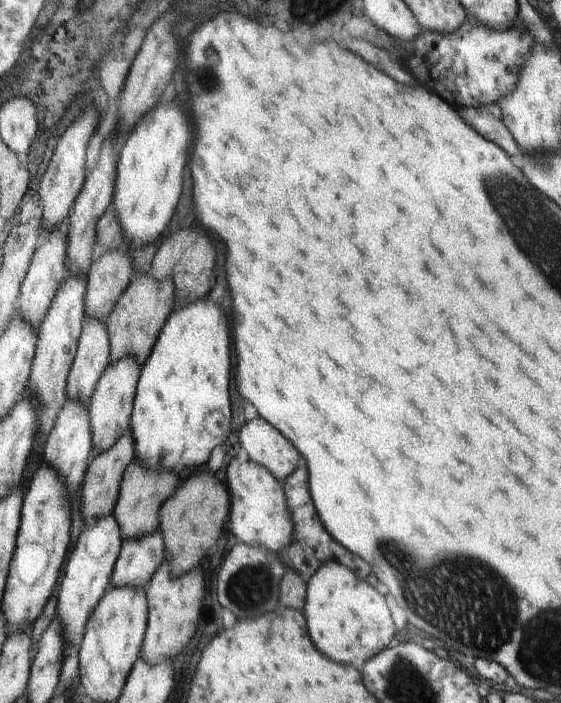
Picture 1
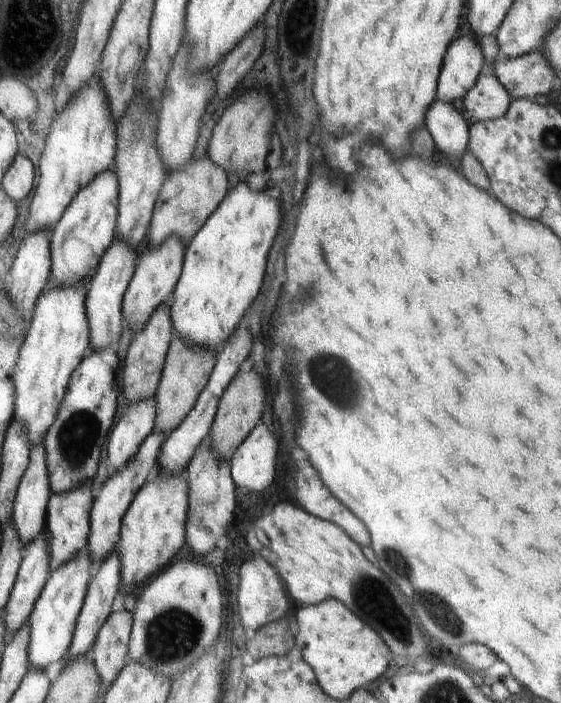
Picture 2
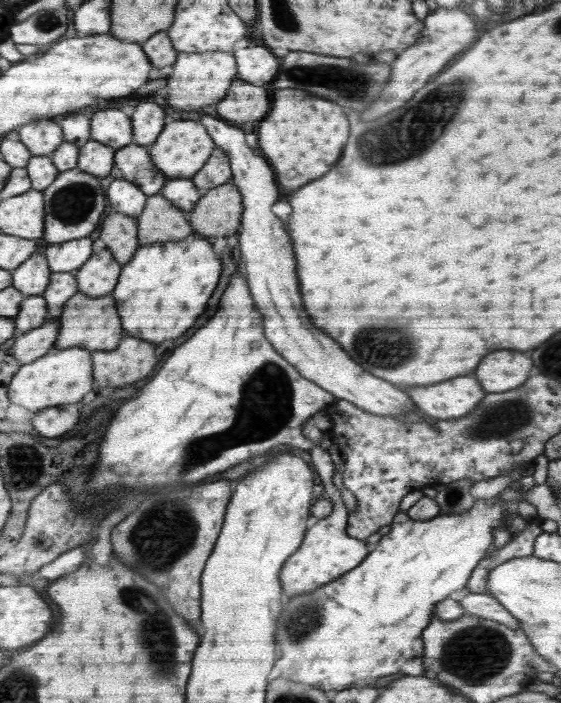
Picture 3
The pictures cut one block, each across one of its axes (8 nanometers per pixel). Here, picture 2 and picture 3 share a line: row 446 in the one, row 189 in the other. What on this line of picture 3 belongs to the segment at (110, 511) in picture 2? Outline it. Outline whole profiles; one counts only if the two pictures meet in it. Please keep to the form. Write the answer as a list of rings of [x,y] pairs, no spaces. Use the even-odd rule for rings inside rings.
[[[130,143],[115,152],[116,168],[122,172],[122,179],[136,184],[147,197],[160,193],[168,182],[149,157],[149,146]]]

